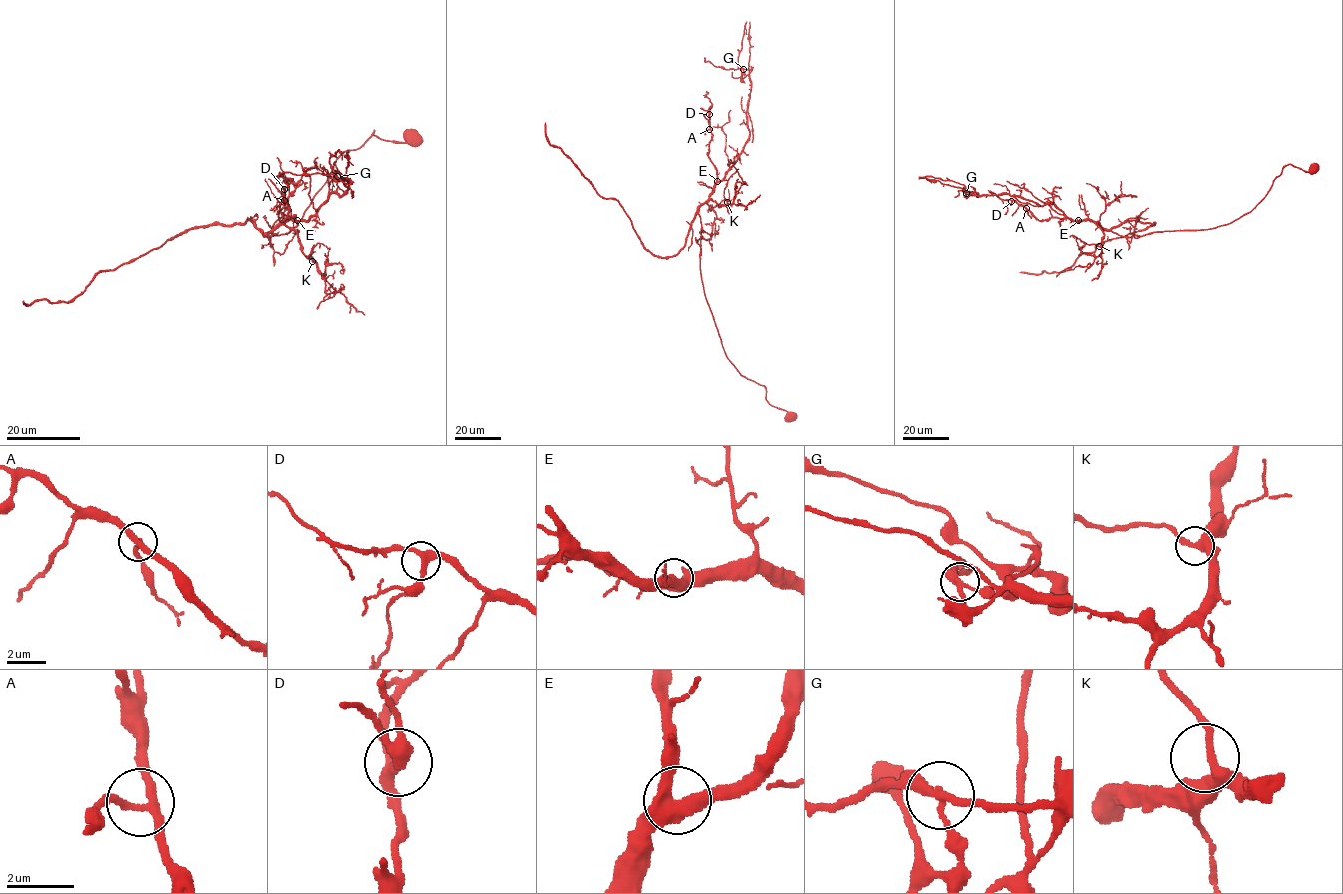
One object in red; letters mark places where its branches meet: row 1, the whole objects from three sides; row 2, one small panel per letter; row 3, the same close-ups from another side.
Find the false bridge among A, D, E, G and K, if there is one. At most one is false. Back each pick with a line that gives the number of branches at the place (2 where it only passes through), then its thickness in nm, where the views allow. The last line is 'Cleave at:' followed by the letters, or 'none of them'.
Cleave at: none of them

